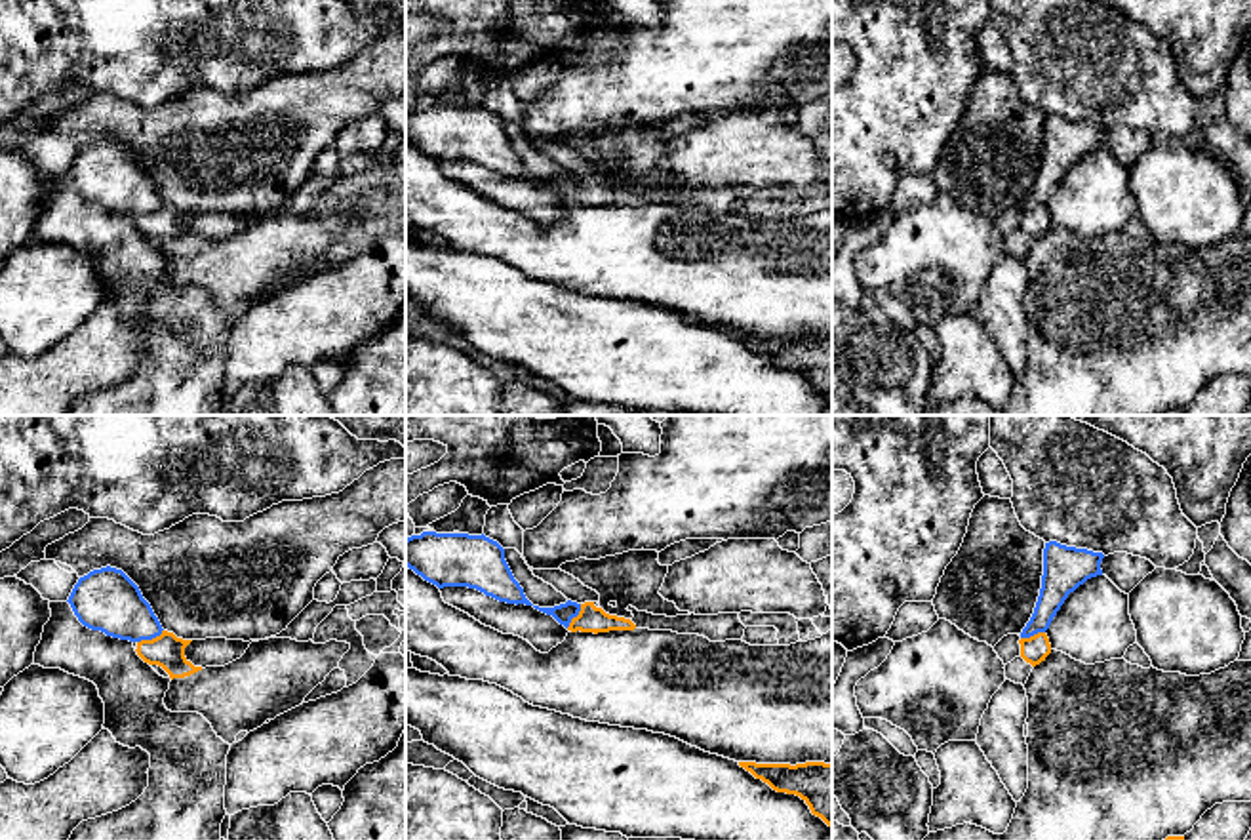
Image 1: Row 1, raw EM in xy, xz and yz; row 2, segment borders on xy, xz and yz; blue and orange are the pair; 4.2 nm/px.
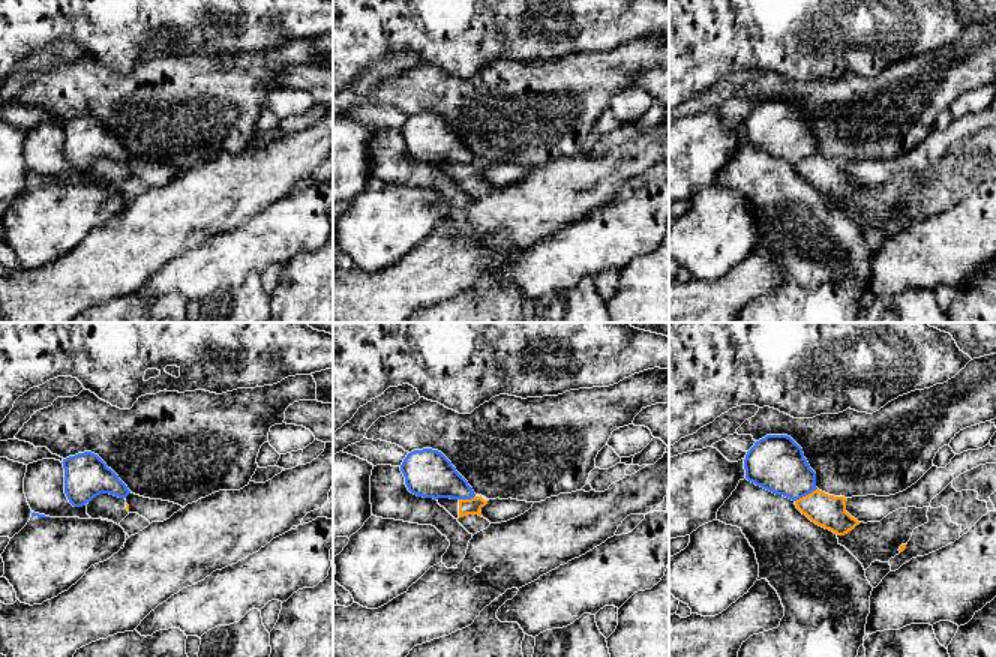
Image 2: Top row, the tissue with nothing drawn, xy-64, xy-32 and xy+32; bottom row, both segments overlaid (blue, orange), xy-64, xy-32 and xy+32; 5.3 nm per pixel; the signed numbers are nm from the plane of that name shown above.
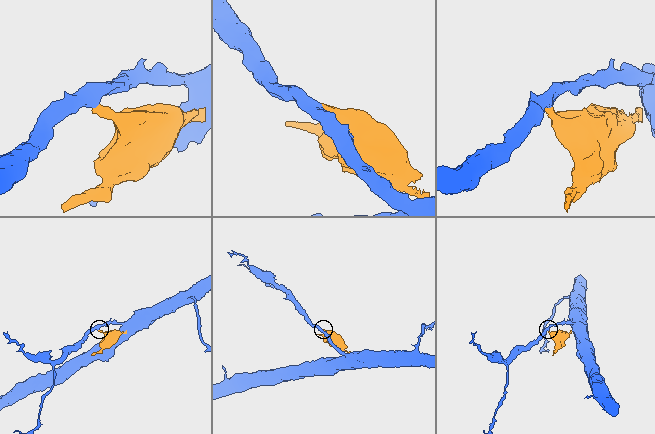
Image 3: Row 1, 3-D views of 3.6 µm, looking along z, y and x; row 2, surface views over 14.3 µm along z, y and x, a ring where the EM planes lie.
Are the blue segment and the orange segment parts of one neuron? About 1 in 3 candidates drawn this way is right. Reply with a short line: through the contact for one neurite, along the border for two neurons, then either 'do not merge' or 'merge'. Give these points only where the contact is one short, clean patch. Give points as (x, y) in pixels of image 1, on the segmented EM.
line xy (162, 629), (158, 635), (138, 642); do not merge

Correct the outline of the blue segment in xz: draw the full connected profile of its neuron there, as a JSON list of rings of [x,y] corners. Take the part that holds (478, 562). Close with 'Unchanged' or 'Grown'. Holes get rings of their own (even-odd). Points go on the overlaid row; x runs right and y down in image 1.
[[[484,533],[411,535],[406,539],[406,566],[438,589],[468,587],[499,602],[533,606],[514,579],[505,549]]]. Unchanged

